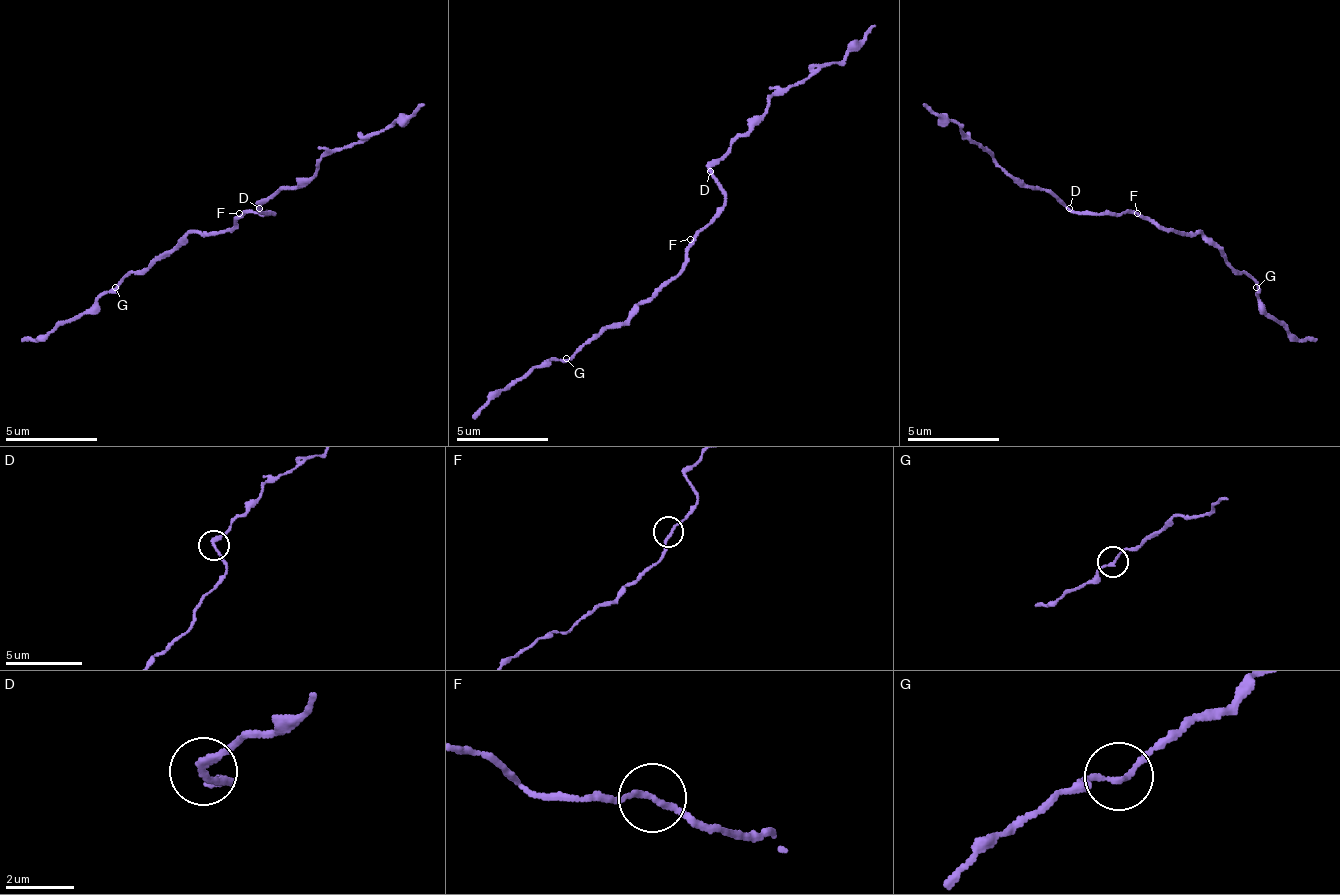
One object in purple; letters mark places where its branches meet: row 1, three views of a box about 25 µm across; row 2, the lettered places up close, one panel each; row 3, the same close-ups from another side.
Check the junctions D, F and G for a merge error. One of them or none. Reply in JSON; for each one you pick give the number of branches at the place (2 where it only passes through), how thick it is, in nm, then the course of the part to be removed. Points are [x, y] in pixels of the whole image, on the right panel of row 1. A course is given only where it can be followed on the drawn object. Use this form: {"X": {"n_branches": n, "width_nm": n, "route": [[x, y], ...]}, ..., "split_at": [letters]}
{"split_at": []}

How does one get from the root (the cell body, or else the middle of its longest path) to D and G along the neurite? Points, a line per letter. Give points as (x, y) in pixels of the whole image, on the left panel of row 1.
D: (244, 213), (271, 213), (262, 213), (258, 209)
G: (244, 213), (225, 232), (188, 232), (170, 250), (156, 255), (142, 269), (133, 269), (115, 287)

